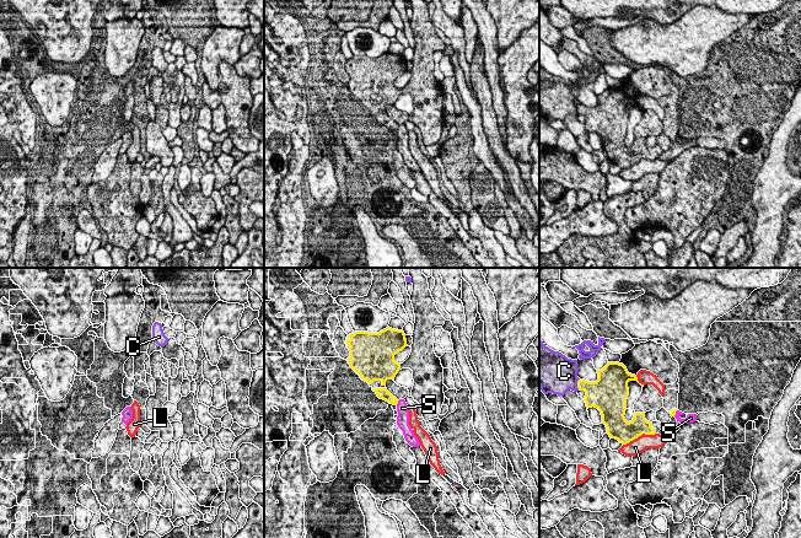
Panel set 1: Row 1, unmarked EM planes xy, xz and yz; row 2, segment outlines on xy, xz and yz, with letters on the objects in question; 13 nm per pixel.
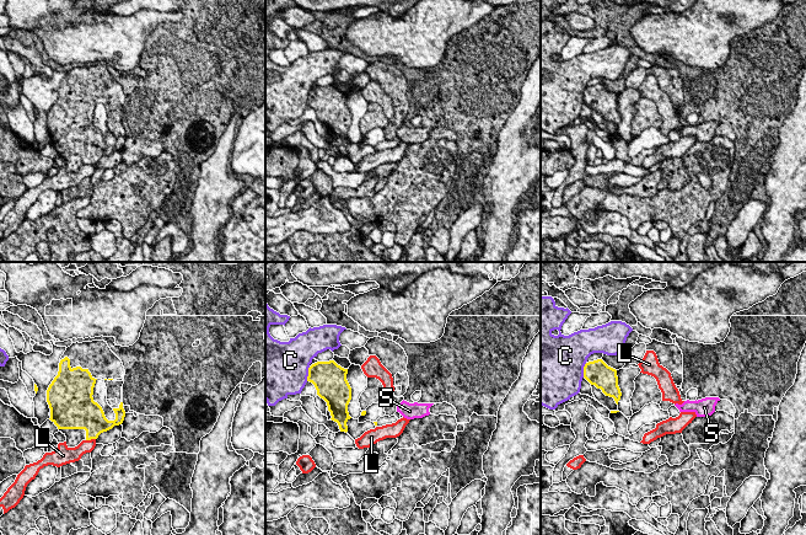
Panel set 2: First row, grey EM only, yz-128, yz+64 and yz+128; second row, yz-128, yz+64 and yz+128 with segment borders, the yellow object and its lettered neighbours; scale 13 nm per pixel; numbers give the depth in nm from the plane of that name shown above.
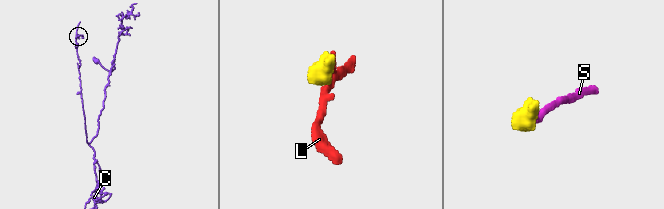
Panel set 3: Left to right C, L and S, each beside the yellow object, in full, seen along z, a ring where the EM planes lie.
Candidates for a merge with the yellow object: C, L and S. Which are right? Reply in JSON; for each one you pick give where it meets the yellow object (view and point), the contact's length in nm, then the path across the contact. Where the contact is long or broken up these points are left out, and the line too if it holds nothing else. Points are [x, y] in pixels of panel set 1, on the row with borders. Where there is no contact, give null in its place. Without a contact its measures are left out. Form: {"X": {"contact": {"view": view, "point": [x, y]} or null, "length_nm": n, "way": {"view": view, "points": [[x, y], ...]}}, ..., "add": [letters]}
{"add": []}

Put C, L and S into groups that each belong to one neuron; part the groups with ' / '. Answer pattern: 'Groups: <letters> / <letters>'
Groups: C / L / S

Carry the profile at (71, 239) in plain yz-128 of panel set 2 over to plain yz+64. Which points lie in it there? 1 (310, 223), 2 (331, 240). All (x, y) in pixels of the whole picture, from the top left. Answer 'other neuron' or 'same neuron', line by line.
1: other neuron
2: same neuron

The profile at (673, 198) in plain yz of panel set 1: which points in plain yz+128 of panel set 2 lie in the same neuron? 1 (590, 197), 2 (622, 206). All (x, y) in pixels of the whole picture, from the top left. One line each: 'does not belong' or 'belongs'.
1: belongs
2: belongs

